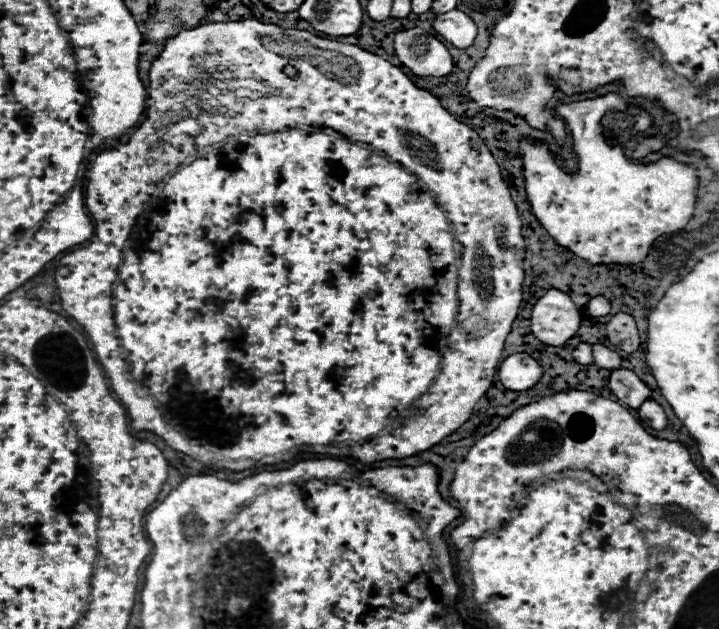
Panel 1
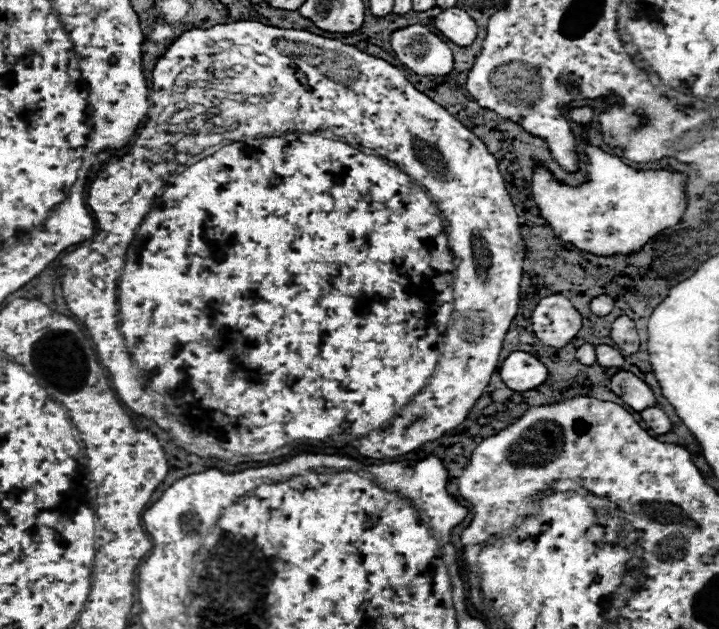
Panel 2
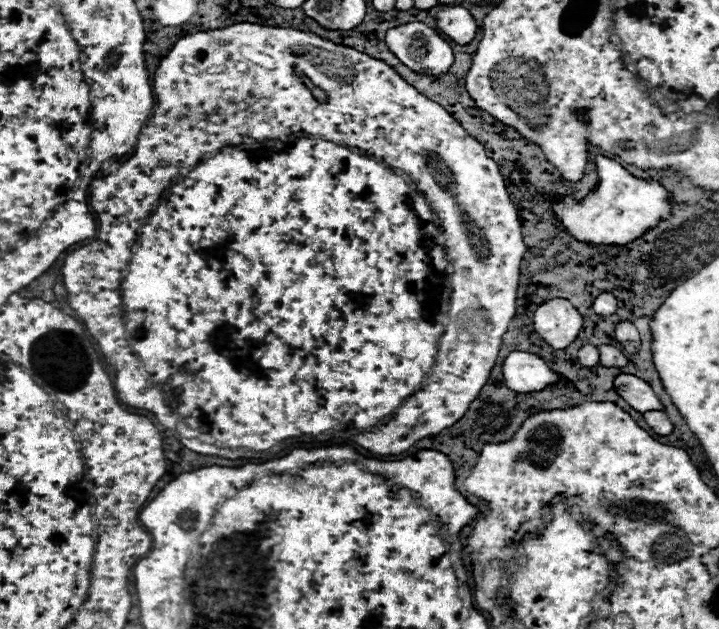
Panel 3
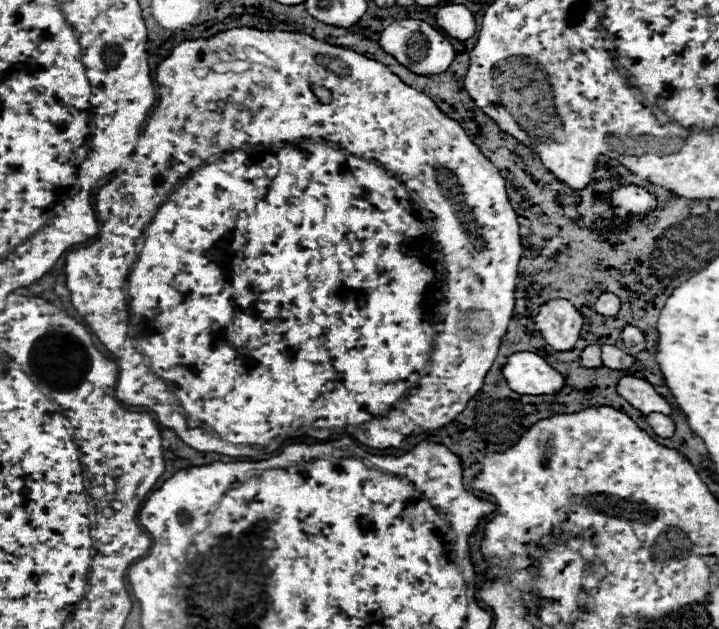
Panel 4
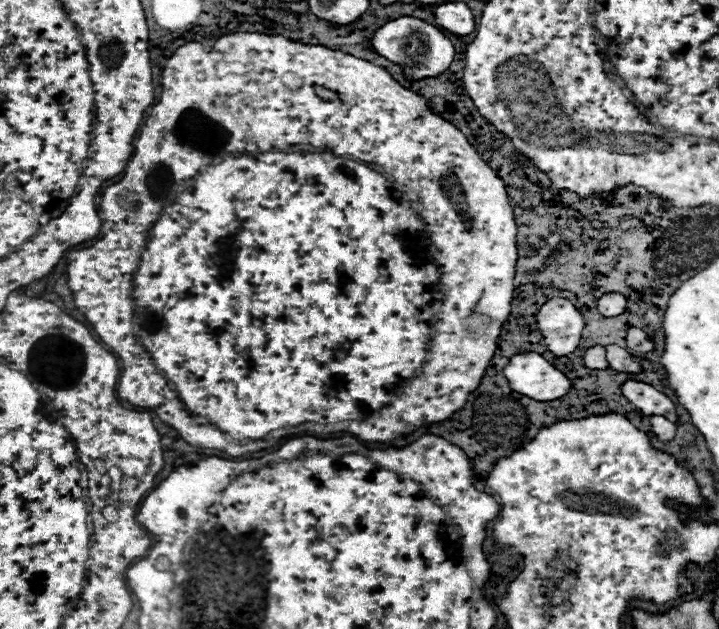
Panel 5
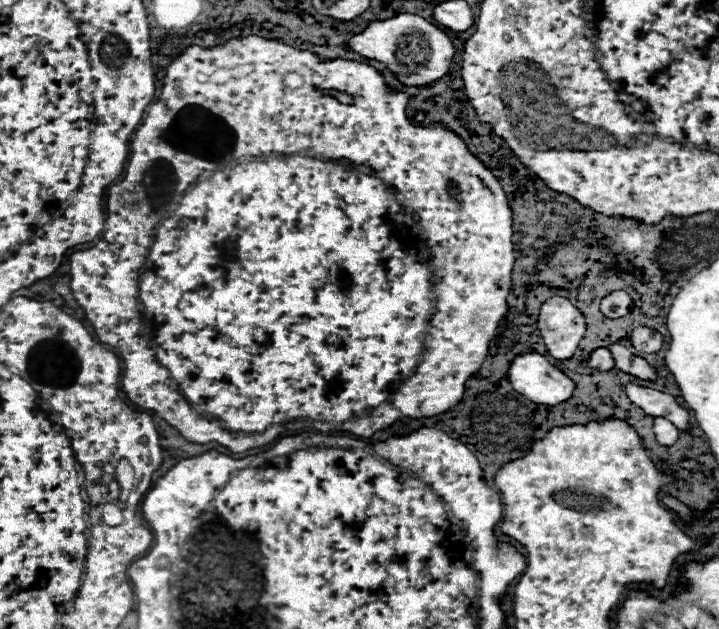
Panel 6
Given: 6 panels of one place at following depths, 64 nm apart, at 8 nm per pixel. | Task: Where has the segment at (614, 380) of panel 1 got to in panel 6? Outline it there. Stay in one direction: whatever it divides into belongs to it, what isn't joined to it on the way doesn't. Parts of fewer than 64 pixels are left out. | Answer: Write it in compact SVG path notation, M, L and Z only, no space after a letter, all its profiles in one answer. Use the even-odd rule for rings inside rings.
M628 384L626 396L648 416L662 416L680 430L688 428L688 412L674 400L674 396L638 384Z

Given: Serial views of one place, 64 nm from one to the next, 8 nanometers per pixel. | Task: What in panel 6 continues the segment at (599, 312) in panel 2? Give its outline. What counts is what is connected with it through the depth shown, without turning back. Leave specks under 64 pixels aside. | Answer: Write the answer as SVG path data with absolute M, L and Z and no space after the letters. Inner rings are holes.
M616 290L604 296L600 302L600 310L608 318L622 318L630 312L630 308L632 308L632 298L624 290Z

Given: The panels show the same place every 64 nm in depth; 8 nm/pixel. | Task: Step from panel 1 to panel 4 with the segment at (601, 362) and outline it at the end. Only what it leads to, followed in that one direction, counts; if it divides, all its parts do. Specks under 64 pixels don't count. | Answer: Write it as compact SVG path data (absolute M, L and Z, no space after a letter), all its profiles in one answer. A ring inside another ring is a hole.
M612 344L602 346L602 360L604 360L604 366L608 366L612 370L628 370L634 364L634 358L630 354L622 352L620 348L616 348Z

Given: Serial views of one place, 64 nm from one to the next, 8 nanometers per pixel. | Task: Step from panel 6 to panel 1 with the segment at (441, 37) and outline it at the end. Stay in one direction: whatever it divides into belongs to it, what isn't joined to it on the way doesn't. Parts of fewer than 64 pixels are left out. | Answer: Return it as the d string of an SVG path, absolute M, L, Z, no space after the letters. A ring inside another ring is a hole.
M422 28L398 32L394 52L416 76L446 76L454 68L448 48Z

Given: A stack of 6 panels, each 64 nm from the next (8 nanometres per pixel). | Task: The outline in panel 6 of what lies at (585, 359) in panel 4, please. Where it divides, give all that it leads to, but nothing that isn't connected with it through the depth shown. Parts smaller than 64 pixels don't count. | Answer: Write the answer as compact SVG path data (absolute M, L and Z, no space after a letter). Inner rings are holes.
M596 348L588 358L588 366L596 368L596 370L612 370L614 368L614 358L612 358L608 348Z

